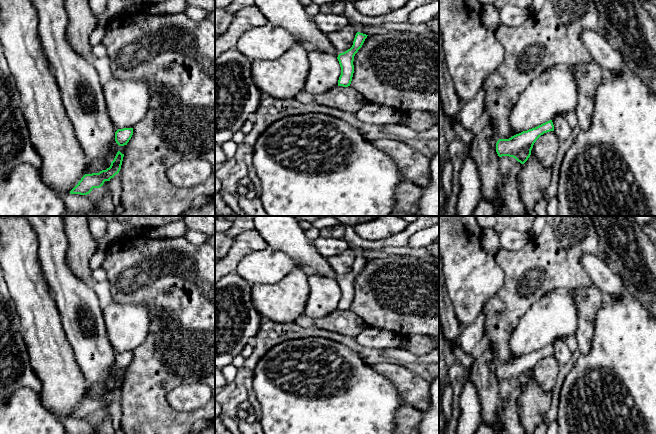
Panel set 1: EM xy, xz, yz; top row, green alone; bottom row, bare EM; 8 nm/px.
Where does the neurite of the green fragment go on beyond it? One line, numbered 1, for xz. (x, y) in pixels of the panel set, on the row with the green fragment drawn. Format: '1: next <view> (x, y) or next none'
1: next xz (420, 29)

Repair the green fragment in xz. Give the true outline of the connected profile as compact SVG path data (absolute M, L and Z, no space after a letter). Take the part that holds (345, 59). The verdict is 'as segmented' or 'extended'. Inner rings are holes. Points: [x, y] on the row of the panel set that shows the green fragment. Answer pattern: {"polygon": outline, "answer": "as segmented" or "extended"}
{"polygon": "M354 22L349 23L354 27L356 35L353 41L353 45L347 51L340 53L337 57L340 67L341 75L338 80L338 86L348 87L351 84L354 73L354 56L358 50L362 47L367 36L374 32L411 32L417 35L426 37L433 36L433 33L428 29L425 23L420 24L408 24L408 23L386 23L380 26L379 29L372 29L370 26L358 24Z", "answer": "extended"}

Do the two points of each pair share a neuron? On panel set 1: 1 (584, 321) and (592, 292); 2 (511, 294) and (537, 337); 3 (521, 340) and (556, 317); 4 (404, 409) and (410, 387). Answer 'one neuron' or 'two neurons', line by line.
1: one neuron
2: two neurons
3: one neuron
4: two neurons

